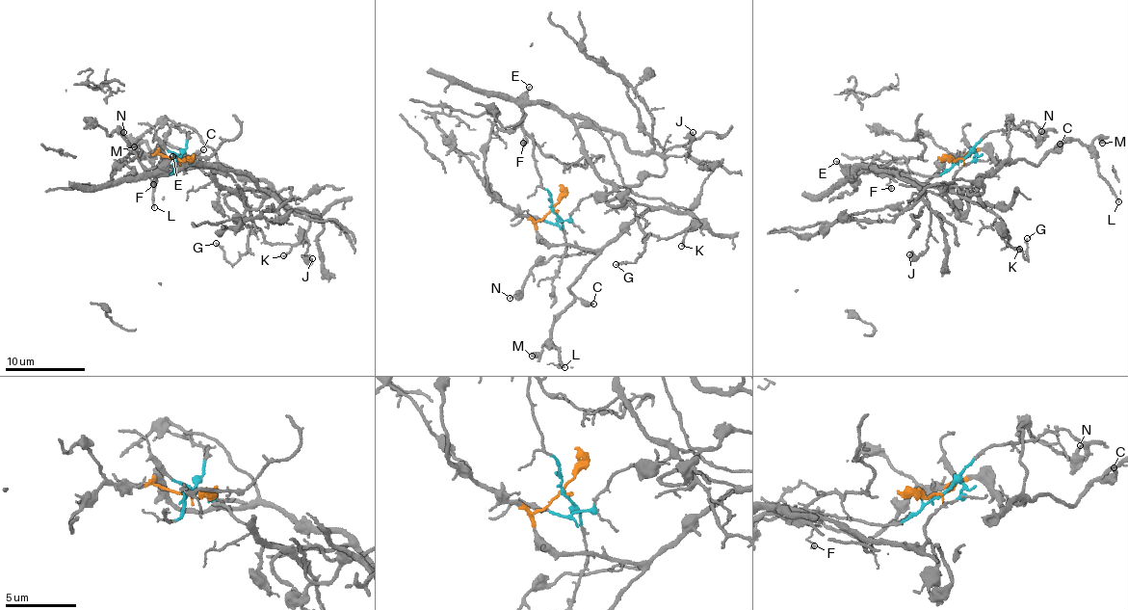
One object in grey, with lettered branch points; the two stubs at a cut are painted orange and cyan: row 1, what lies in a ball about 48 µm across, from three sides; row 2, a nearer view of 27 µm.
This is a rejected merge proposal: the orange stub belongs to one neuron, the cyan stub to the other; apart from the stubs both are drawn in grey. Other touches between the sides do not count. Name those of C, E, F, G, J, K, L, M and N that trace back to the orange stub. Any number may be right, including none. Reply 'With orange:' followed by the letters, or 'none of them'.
With orange: C, L, M, N

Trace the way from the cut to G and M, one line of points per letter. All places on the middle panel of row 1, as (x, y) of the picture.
G: (553, 211), (564, 221), (590, 197), (616, 192), (625, 199), (644, 231), (644, 246), (635, 261), (616, 264)
M: (553, 211), (536, 223), (537, 233), (551, 245), (591, 249), (597, 257), (569, 293), (573, 302), (532, 356)

